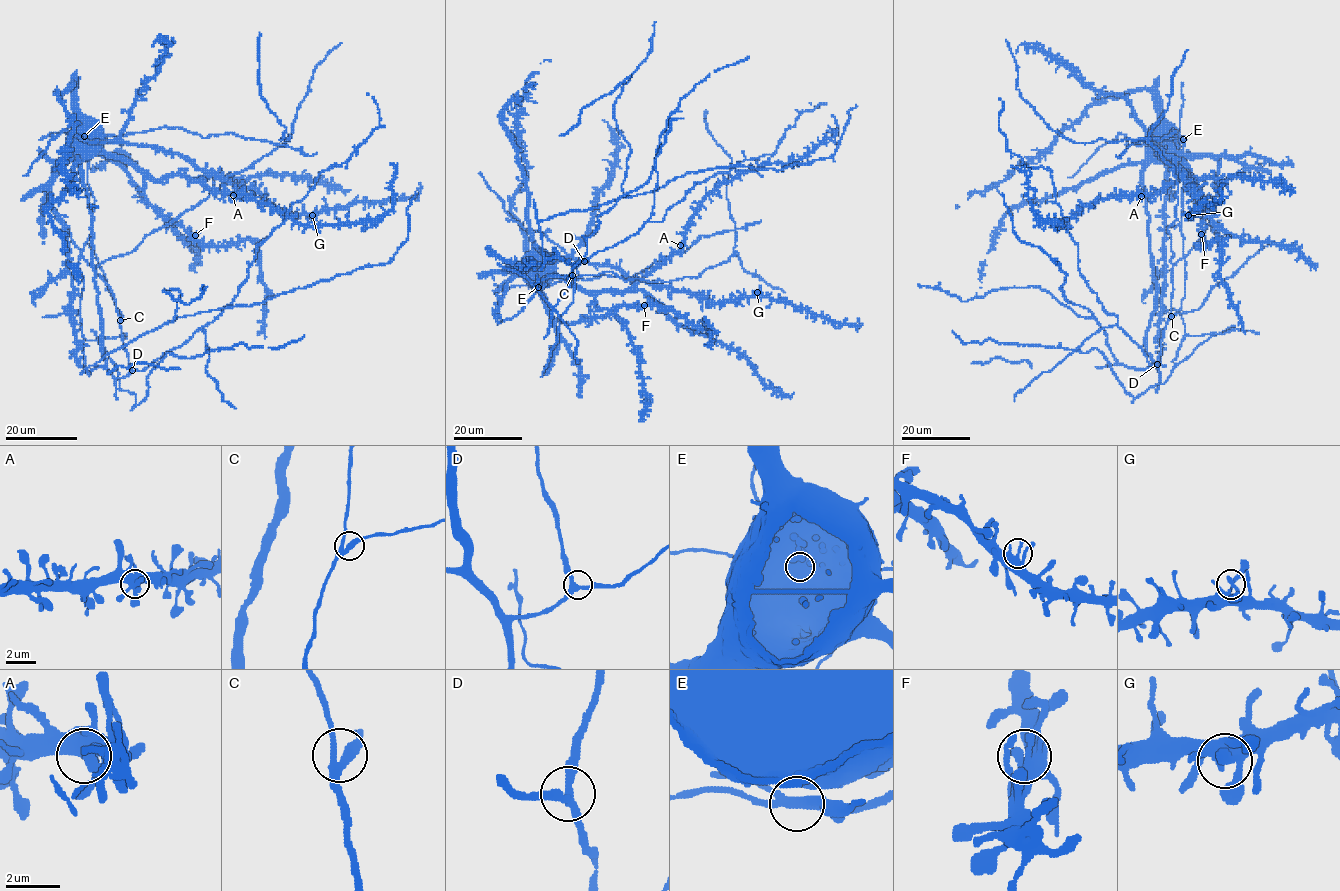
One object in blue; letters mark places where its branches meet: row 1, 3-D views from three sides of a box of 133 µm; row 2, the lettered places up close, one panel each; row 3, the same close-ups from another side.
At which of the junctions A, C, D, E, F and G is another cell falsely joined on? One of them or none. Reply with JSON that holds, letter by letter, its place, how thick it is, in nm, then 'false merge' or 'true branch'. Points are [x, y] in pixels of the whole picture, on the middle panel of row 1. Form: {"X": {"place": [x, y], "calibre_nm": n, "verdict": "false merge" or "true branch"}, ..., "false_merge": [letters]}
{"A": {"place": [680, 245], "calibre_nm": 280, "verdict": "true branch"}, "C": {"place": [572, 275], "calibre_nm": 300, "verdict": "true branch"}, "D": {"place": [584, 261], "calibre_nm": 280, "verdict": "true branch"}, "E": {"place": [538, 287], "calibre_nm": 280, "verdict": "false merge"}, "F": {"place": [644, 305], "calibre_nm": 400, "verdict": "true branch"}, "G": {"place": [757, 292], "calibre_nm": 240, "verdict": "true branch"}, "false_merge": ["E"]}

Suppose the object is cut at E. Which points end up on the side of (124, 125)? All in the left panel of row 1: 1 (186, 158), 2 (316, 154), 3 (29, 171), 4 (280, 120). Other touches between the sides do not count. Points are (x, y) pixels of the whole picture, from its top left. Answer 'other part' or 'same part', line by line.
1: same part
2: other part
3: other part
4: same part

